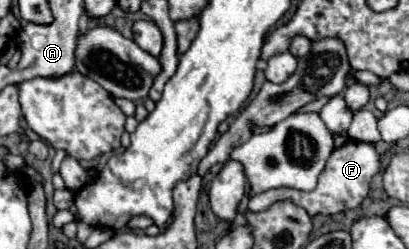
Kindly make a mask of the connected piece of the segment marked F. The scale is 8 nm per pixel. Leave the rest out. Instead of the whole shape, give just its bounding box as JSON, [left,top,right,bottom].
[248,140,380,216]

